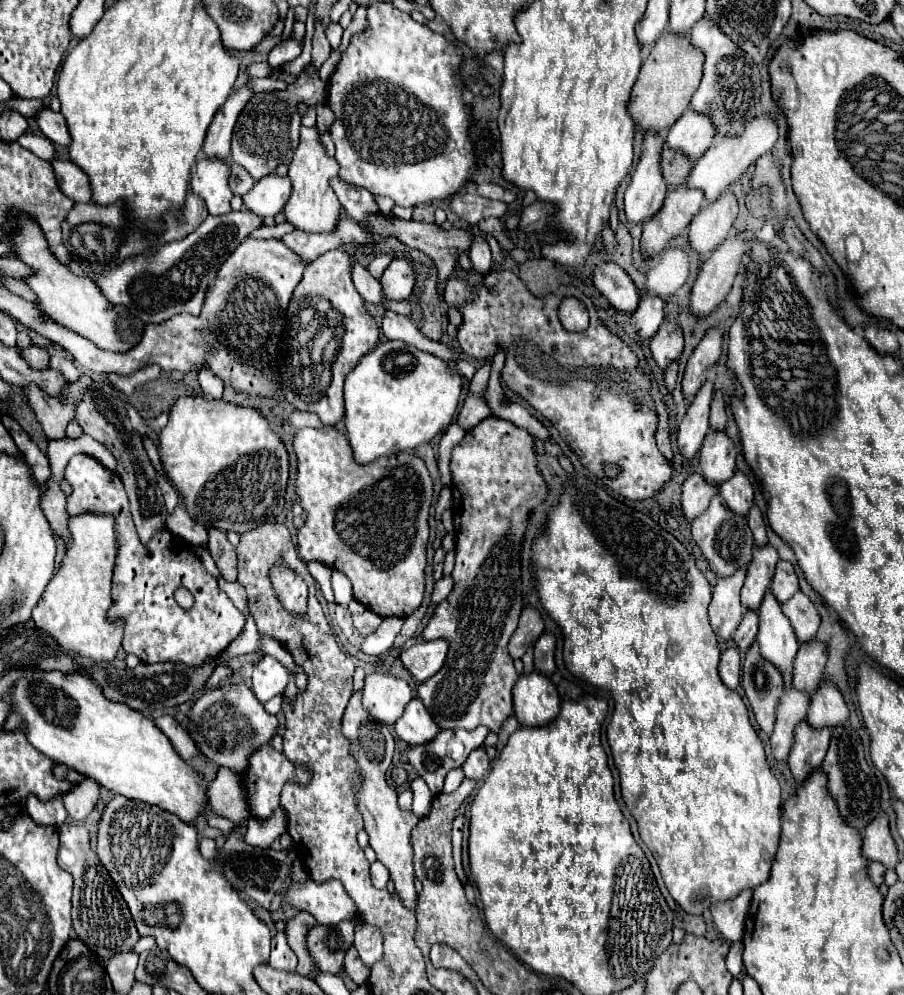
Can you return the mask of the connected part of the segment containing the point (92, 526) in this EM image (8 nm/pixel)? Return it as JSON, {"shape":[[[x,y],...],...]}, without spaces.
{"shape":[[[78,515],[68,521],[70,543],[66,555],[42,593],[32,619],[40,631],[46,631],[58,647],[72,657],[86,657],[94,663],[108,663],[116,657],[122,641],[120,625],[106,623],[106,611],[112,605],[110,585],[116,559],[114,519],[110,515]]]}

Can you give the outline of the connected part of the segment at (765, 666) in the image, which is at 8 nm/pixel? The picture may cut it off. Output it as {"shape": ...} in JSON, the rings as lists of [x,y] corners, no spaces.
{"shape":[[[756,643],[750,647],[748,655],[744,655],[742,687],[746,691],[760,729],[766,735],[772,735],[776,723],[776,705],[780,705],[778,701],[784,693],[782,675],[774,665],[762,659],[760,651],[756,649]]]}

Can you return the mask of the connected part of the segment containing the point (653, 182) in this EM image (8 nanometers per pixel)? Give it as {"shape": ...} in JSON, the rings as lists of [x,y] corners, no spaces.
{"shape":[[[646,133],[646,153],[640,157],[630,185],[624,193],[624,211],[632,225],[644,225],[662,209],[668,185],[660,175],[660,151],[664,139],[658,133]]]}

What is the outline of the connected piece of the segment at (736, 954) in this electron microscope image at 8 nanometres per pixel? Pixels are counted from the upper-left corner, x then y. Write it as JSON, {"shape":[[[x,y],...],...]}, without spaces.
{"shape":[[[736,941],[730,945],[730,953],[728,953],[728,959],[726,959],[726,967],[728,971],[734,975],[734,977],[742,977],[742,941]]]}

